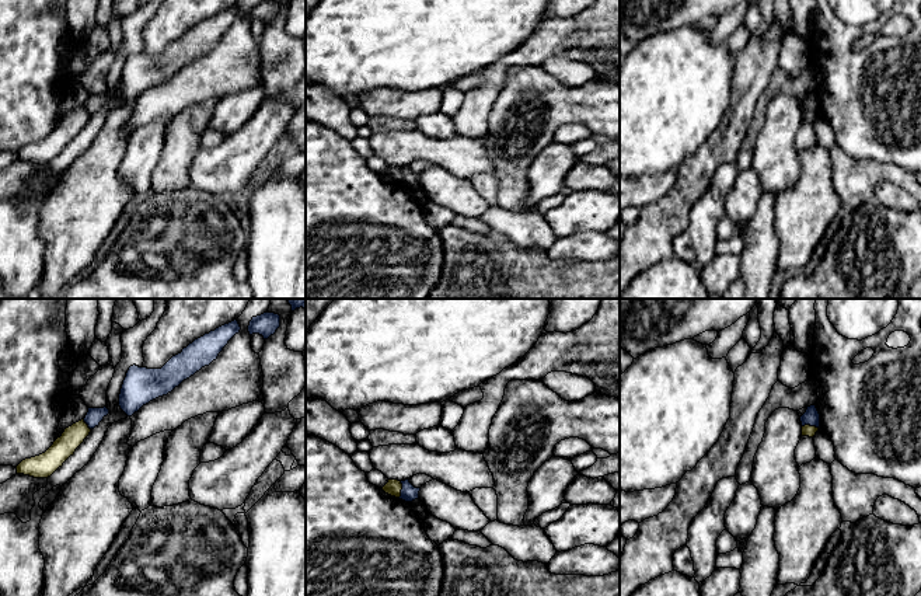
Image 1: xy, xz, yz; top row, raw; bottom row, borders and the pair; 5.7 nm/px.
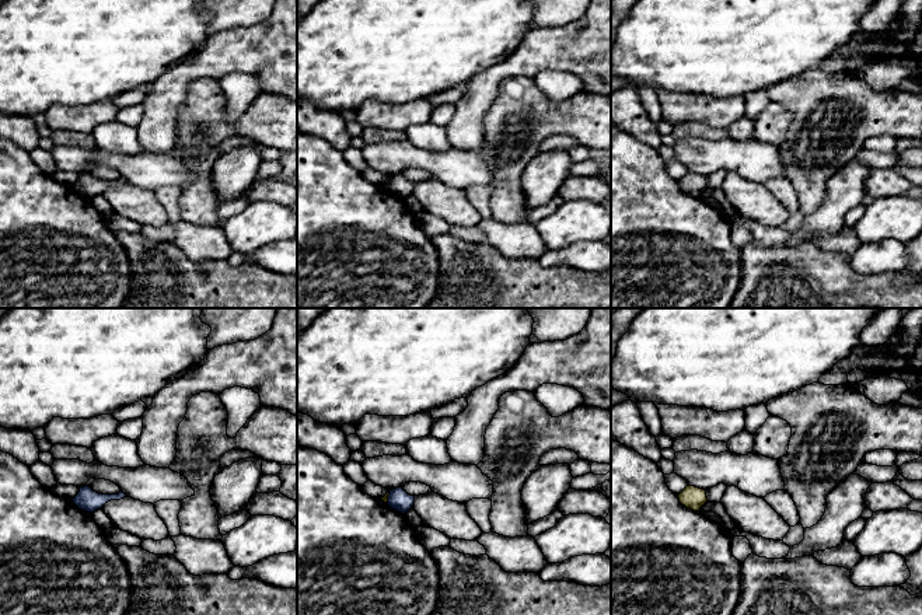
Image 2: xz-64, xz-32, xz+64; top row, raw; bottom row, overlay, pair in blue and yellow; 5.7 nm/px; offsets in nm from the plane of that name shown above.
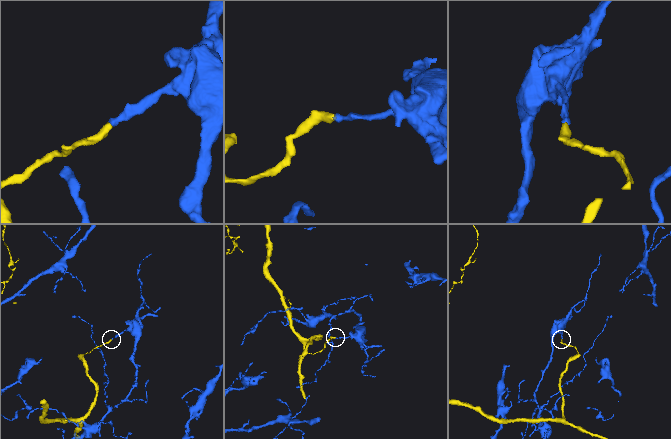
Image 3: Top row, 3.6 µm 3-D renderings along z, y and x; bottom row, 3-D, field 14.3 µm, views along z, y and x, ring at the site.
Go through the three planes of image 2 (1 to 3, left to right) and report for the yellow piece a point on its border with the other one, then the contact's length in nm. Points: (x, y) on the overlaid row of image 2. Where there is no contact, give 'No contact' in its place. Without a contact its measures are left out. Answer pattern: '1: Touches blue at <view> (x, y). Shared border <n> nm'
1: No contact
2: Touches blue at xz-32 (388, 499). Shared border 70 nm
3: No contact

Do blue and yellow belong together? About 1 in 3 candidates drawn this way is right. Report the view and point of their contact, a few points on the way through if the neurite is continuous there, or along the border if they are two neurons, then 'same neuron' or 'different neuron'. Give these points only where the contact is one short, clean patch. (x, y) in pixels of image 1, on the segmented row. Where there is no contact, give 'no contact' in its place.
contact xz (401, 490); border xz (401, 481), (401, 494), (398, 497); different neuron

